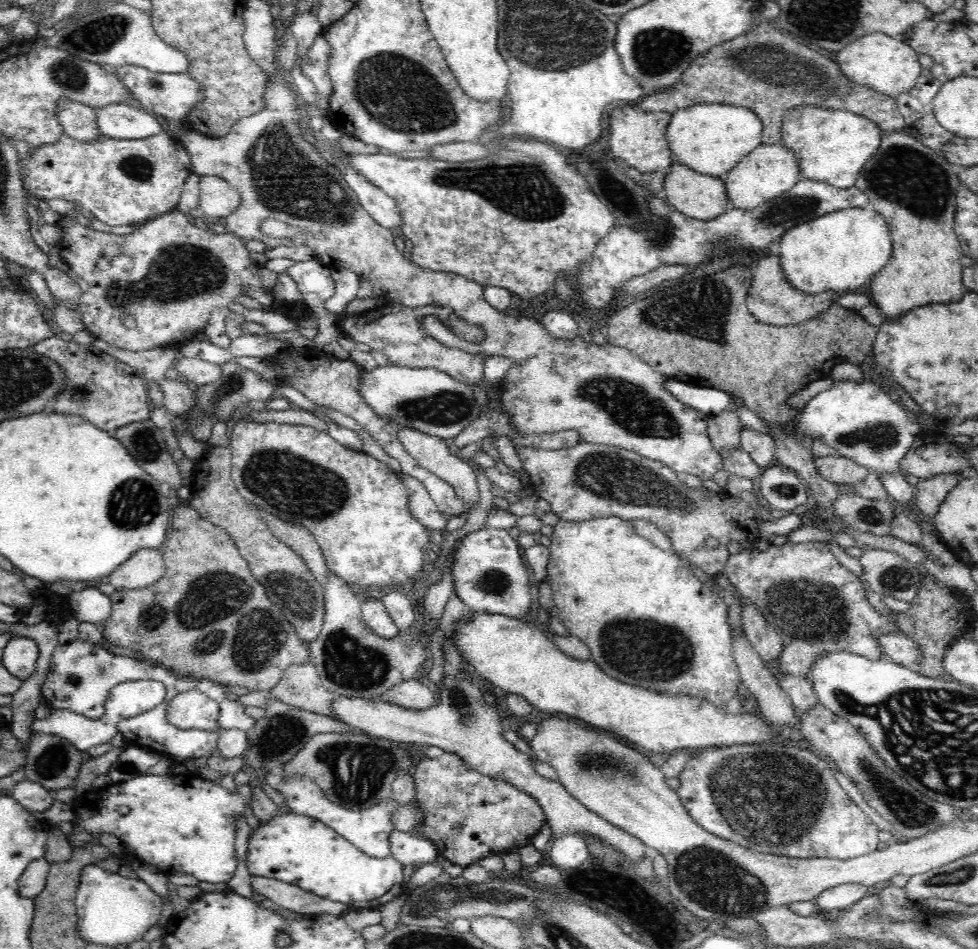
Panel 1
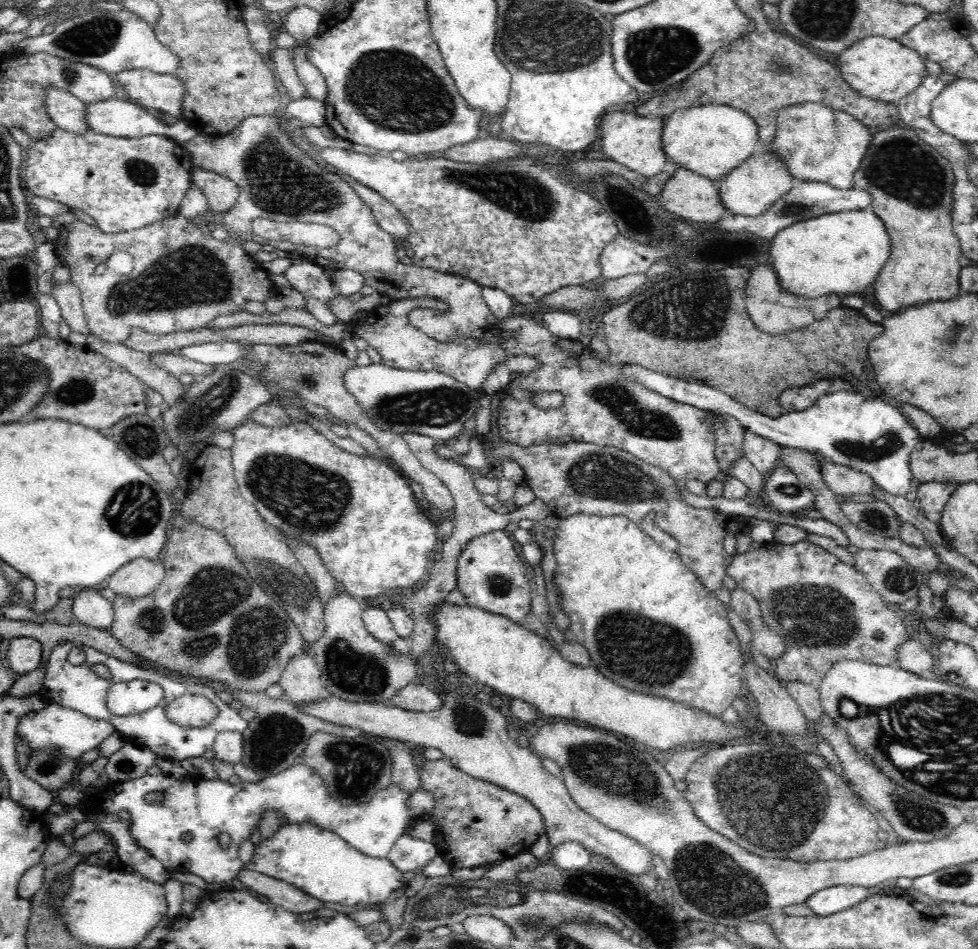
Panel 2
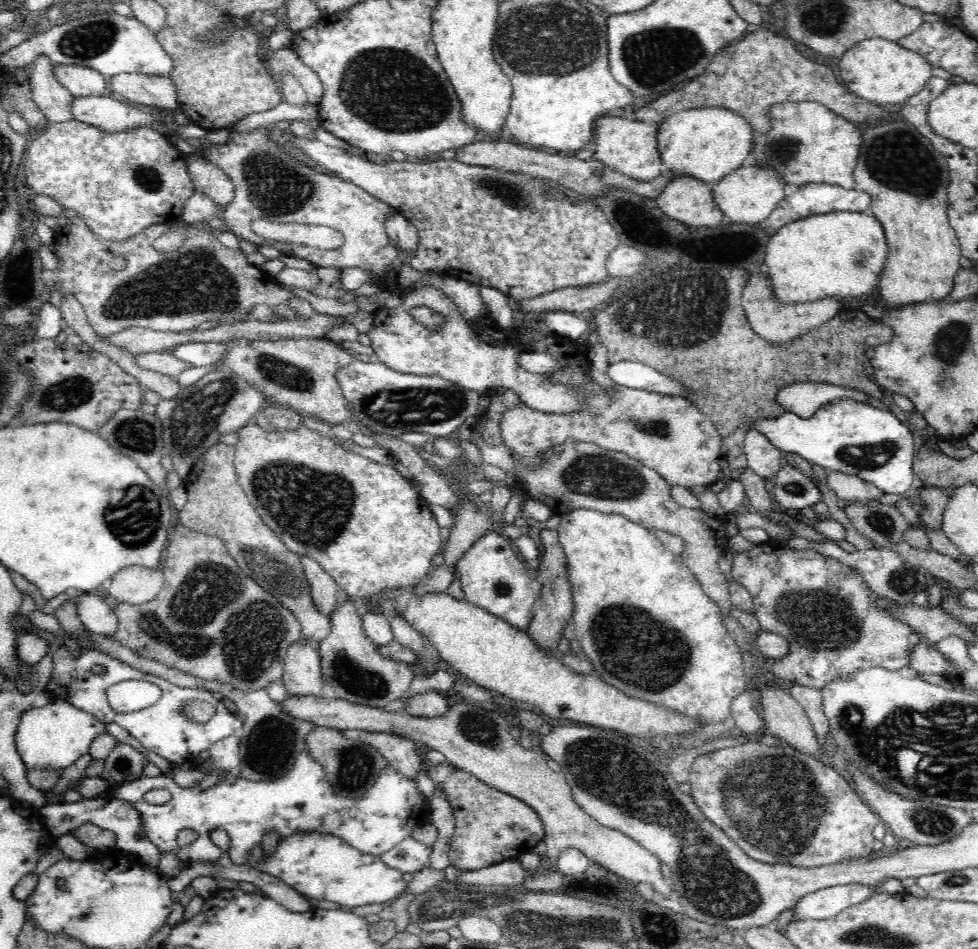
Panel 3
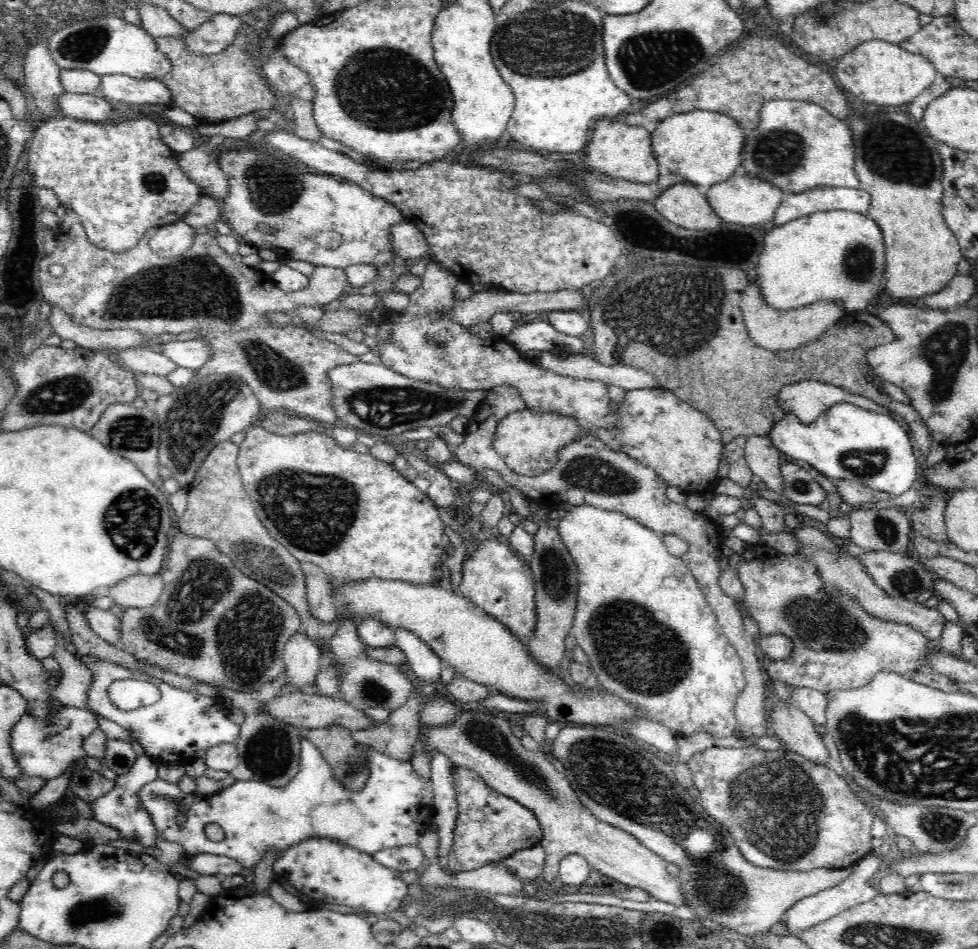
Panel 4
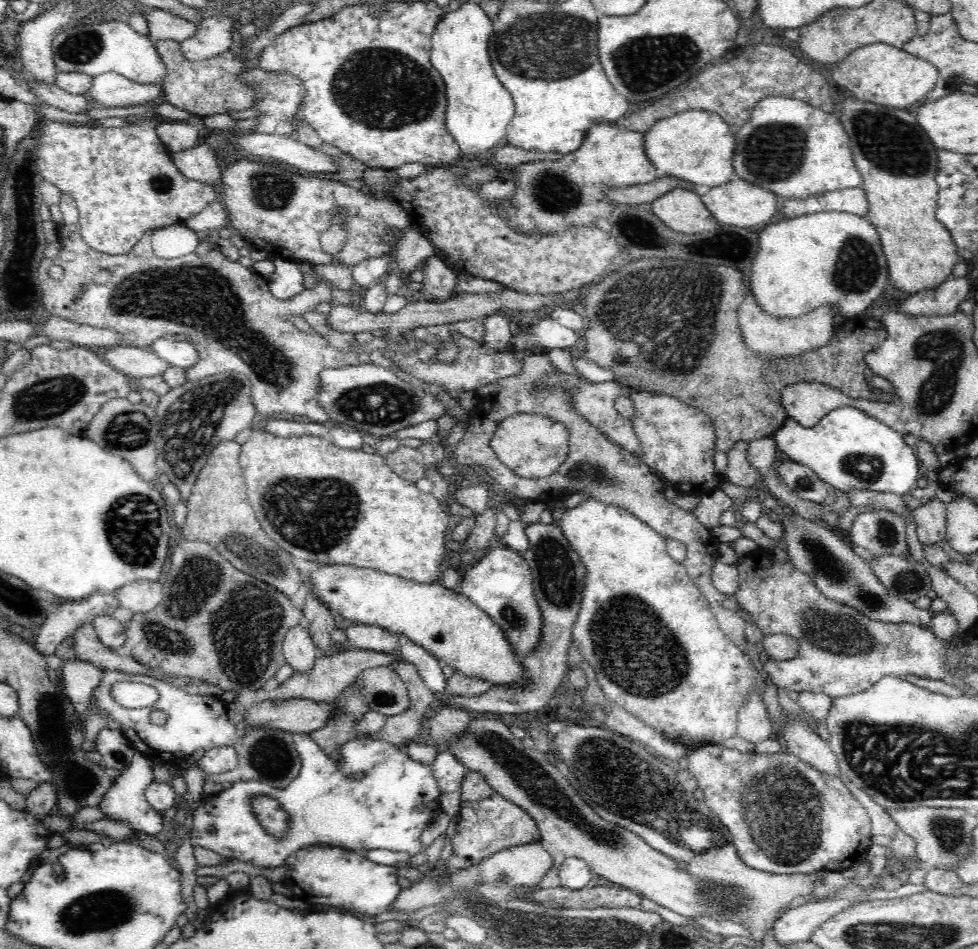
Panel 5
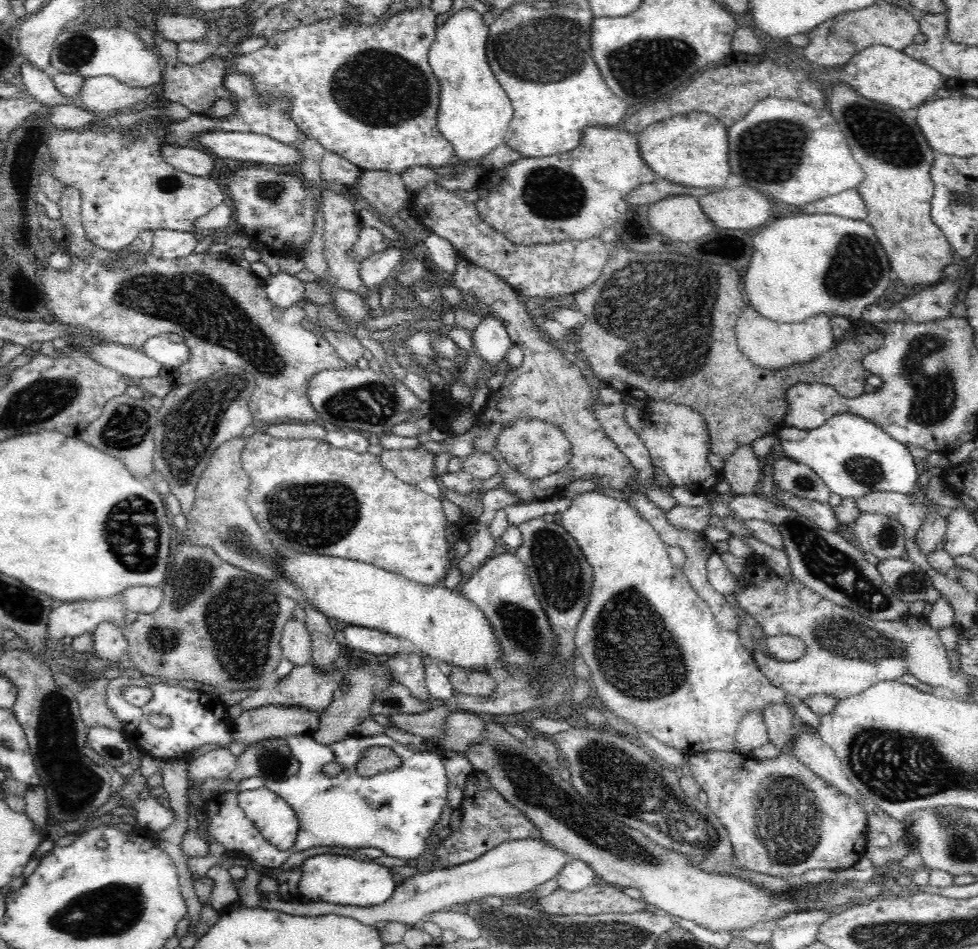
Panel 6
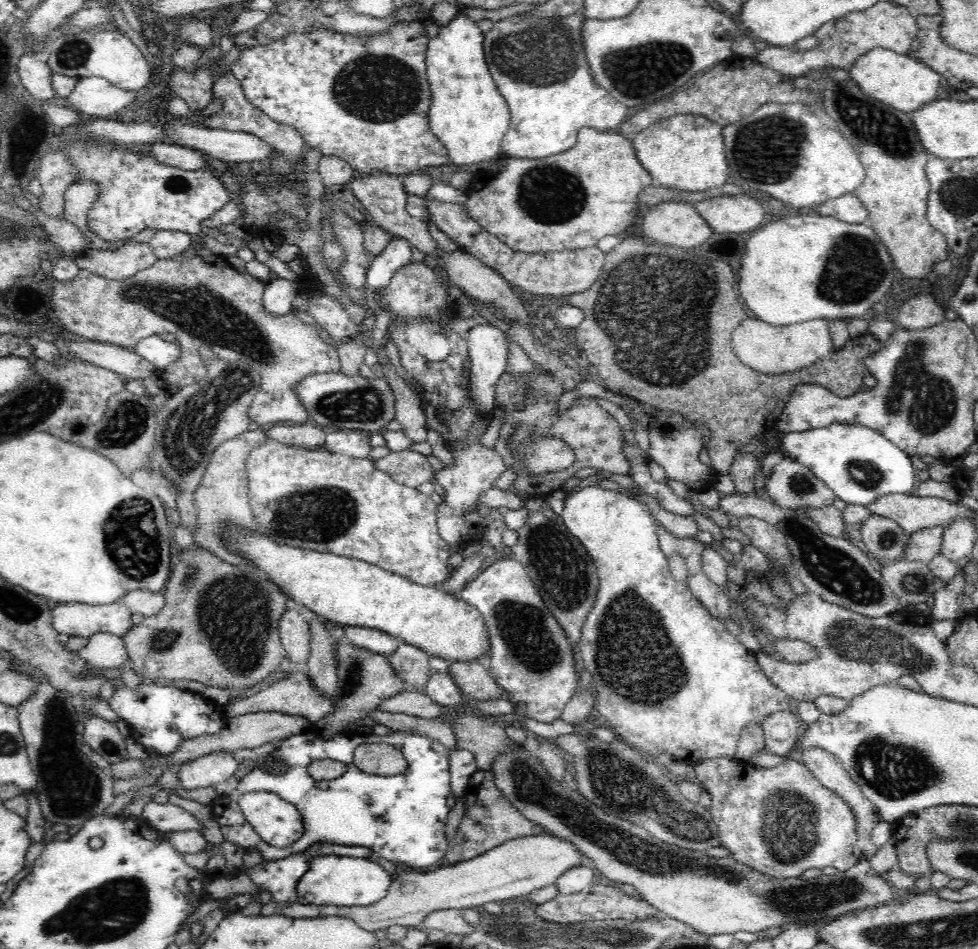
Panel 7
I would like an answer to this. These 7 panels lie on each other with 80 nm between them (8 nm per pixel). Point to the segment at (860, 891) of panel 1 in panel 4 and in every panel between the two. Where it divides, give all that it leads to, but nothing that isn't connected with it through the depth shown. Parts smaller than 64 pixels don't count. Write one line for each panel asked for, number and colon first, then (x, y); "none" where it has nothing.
2: (827, 901)
3: (825, 903)
4: (808, 912)

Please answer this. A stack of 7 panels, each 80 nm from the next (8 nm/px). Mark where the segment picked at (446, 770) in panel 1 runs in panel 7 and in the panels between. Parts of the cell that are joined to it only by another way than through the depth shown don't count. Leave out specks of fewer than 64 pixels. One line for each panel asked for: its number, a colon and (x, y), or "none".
2: (477, 822)
3: (491, 826)
4: (489, 826)
5: (488, 822)
6: (488, 819)
7: (489, 819)

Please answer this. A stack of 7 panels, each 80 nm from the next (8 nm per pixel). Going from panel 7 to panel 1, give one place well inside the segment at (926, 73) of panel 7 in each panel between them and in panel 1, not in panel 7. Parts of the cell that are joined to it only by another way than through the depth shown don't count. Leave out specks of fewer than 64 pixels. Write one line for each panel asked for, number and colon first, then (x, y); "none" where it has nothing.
1: (883, 63)
2: (879, 68)
3: (881, 71)
4: (877, 71)
5: (880, 73)
6: (882, 74)

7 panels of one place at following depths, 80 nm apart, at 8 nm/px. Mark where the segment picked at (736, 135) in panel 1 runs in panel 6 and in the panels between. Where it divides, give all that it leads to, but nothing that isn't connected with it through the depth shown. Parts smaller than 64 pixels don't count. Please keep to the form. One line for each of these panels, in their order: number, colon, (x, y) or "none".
2: (712, 140)
3: (708, 144)
4: (704, 147)
5: (697, 146)
6: (692, 149)

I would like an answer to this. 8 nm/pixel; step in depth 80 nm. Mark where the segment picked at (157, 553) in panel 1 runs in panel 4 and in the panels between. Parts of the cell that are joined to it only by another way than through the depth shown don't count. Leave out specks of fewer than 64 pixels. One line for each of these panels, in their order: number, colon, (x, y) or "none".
2: (138, 579)
3: (136, 585)
4: (139, 591)

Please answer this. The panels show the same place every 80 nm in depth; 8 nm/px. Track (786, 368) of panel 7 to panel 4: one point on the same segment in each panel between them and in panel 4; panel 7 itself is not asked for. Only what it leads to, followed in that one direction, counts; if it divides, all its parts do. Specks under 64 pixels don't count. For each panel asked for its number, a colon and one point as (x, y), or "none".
4: (772, 329)
5: (767, 335)
6: (772, 345)

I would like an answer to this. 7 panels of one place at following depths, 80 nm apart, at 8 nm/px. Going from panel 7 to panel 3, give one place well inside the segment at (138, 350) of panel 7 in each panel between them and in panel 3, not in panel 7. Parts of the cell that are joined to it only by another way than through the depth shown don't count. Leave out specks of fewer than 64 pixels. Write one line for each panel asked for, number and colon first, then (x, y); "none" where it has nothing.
3: (197, 354)
4: (194, 353)
5: (179, 353)
6: (167, 353)

